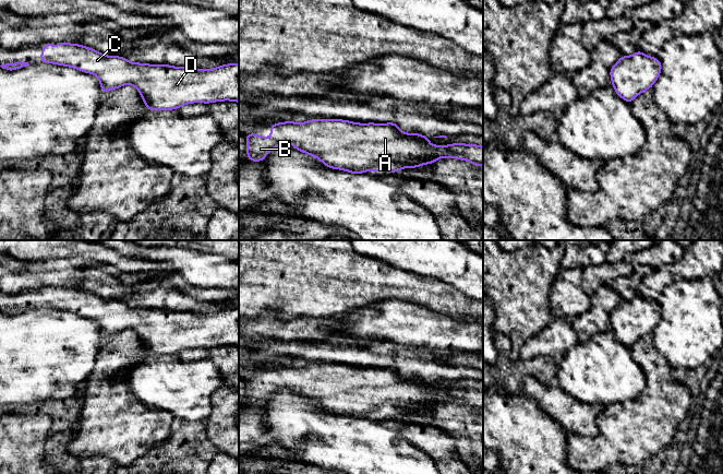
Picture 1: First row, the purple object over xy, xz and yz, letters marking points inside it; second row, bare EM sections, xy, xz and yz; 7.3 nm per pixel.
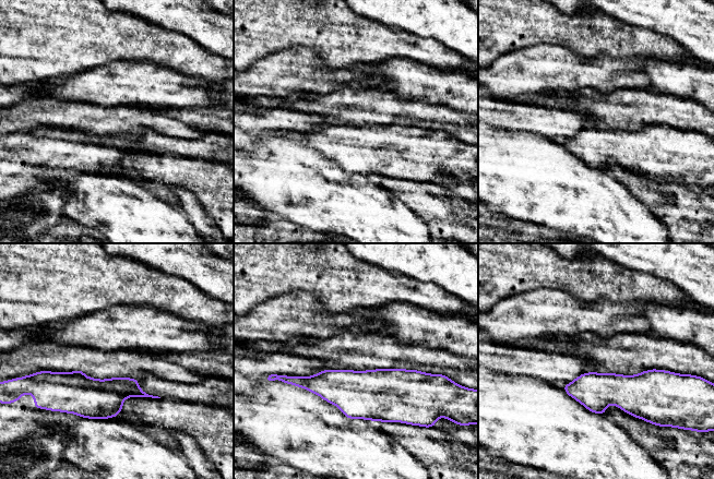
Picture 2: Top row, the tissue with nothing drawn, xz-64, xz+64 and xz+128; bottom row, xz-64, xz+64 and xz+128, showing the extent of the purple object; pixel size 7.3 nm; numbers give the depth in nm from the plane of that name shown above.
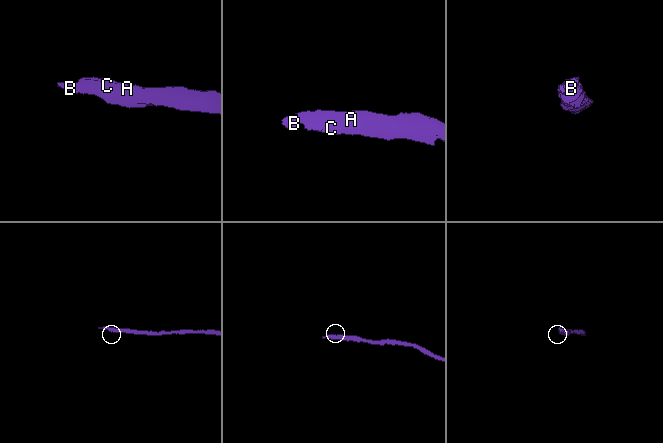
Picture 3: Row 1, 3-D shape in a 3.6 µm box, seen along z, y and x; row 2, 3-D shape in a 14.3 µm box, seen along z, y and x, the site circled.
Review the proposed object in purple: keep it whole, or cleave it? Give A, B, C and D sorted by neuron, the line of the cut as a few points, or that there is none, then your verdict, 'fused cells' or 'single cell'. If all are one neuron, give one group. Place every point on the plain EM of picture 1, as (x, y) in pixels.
groups A B C D; cut none; single cell

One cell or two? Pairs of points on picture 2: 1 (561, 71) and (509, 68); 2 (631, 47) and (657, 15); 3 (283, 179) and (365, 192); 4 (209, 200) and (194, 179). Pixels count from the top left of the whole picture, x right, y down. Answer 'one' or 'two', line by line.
1: one
2: two
3: one
4: one

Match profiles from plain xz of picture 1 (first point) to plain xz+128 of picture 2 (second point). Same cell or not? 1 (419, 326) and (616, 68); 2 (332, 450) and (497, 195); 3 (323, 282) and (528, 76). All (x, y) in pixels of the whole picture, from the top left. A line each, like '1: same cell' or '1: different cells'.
1: different cells
2: same cell
3: different cells

